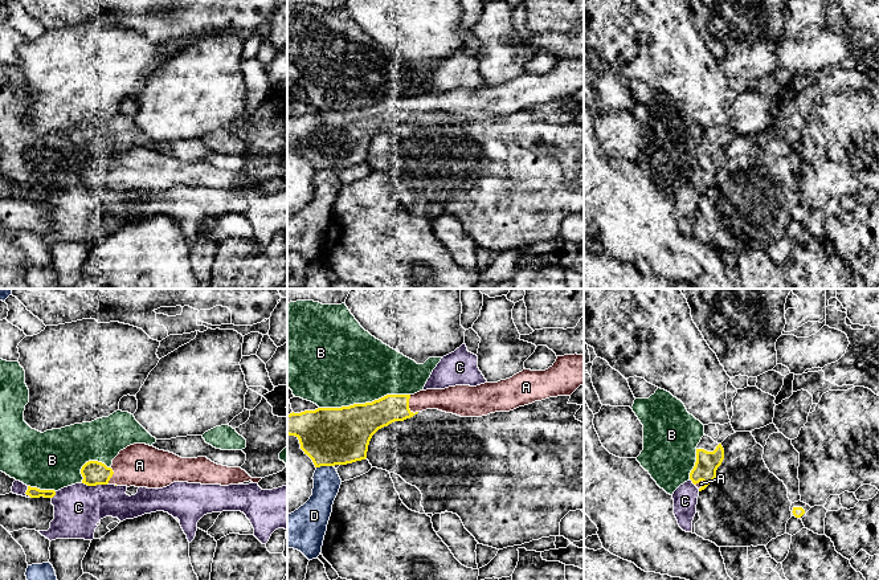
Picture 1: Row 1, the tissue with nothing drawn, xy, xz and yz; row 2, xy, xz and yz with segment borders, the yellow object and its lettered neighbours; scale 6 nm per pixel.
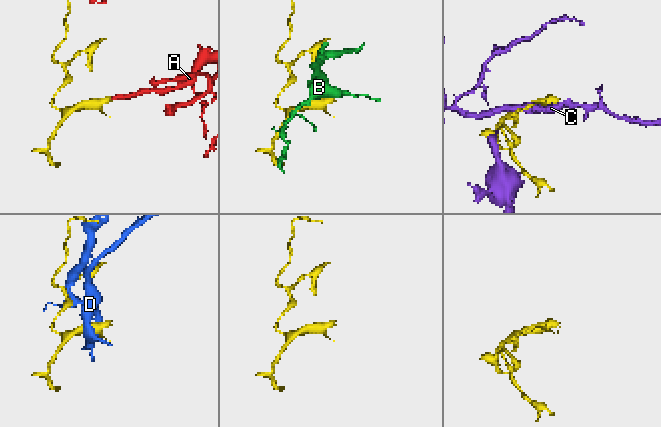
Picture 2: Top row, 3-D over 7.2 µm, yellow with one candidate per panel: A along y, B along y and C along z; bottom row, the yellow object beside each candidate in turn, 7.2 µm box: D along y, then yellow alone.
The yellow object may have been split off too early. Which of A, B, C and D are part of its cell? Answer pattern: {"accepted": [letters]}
{"accepted": ["A"]}

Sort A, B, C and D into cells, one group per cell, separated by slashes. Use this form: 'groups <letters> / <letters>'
groups A / B / C / D

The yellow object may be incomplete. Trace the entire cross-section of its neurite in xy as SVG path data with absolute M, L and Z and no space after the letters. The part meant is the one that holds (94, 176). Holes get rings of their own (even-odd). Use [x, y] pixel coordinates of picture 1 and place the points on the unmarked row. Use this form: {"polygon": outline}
{"polygon": "M134 147L120 154L107 171L98 164L86 166L81 177L87 189L116 188L163 192L173 185L201 188L238 188L262 181L252 181L241 171L217 168L207 160L181 162L146 147Z"}

